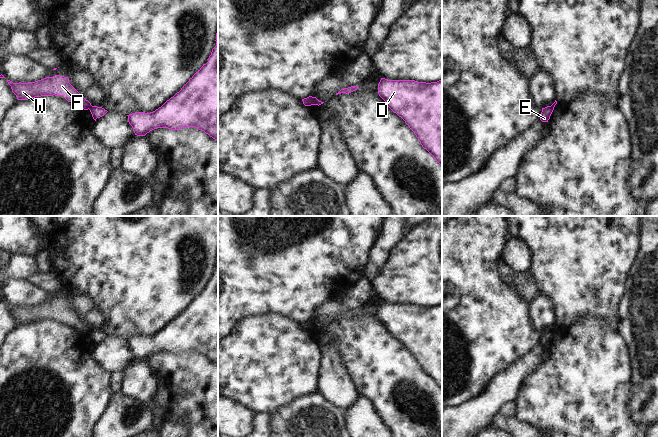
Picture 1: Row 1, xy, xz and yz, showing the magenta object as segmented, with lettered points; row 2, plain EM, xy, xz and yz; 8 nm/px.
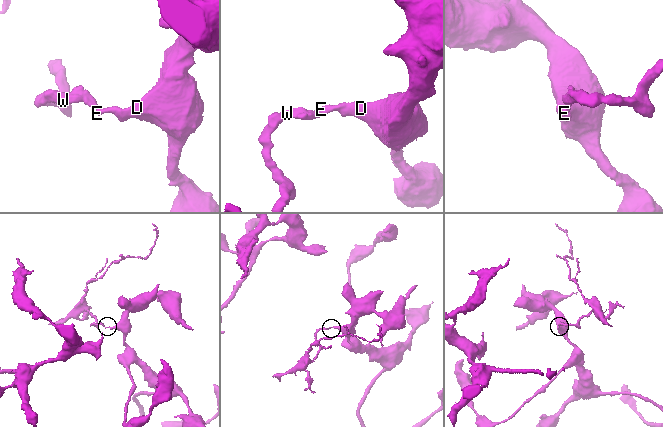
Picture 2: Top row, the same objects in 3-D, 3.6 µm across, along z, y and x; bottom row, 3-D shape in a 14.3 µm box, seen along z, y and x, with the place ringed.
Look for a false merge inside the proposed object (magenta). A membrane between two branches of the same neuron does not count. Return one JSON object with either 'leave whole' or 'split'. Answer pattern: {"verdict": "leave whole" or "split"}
{"verdict": "split"}

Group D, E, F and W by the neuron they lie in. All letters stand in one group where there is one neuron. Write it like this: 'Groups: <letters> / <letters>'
Groups: D E / F W

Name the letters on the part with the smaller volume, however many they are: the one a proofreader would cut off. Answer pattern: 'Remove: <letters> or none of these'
Remove: F, W

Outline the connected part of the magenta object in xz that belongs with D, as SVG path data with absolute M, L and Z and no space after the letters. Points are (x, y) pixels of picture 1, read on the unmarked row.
M381 302L378 318L387 330L405 345L422 371L442 390L442 304L426 307Z

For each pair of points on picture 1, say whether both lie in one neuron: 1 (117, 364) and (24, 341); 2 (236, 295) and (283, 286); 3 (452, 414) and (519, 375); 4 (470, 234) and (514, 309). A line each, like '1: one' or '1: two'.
1: two
2: one
3: one
4: one

